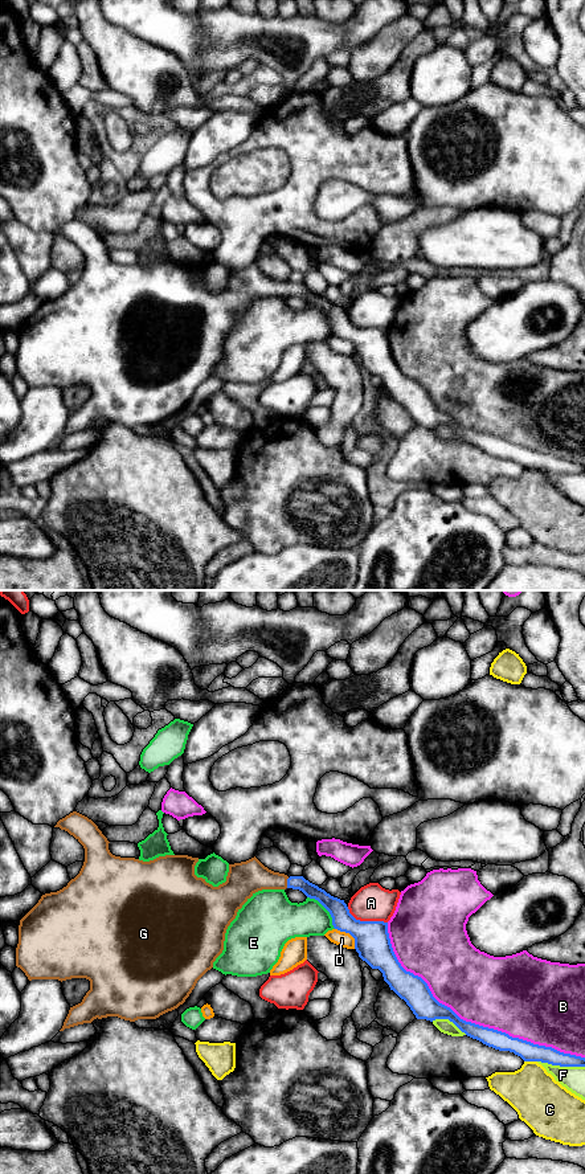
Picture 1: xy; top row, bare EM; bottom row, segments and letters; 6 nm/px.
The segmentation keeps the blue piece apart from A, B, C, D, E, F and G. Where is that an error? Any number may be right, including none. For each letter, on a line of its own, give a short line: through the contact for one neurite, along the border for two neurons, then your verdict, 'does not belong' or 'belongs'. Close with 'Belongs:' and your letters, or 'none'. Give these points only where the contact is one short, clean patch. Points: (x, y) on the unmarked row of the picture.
A: does not belong
B: does not belong
C: does not belong
D: line xy (335, 335), (347, 339), (354, 346), (355, 355); does not belong
E: does not belong
F: does not belong
G: line xy (310, 297), (301, 290), (287, 290), (250, 283); belongs
Belongs: G

